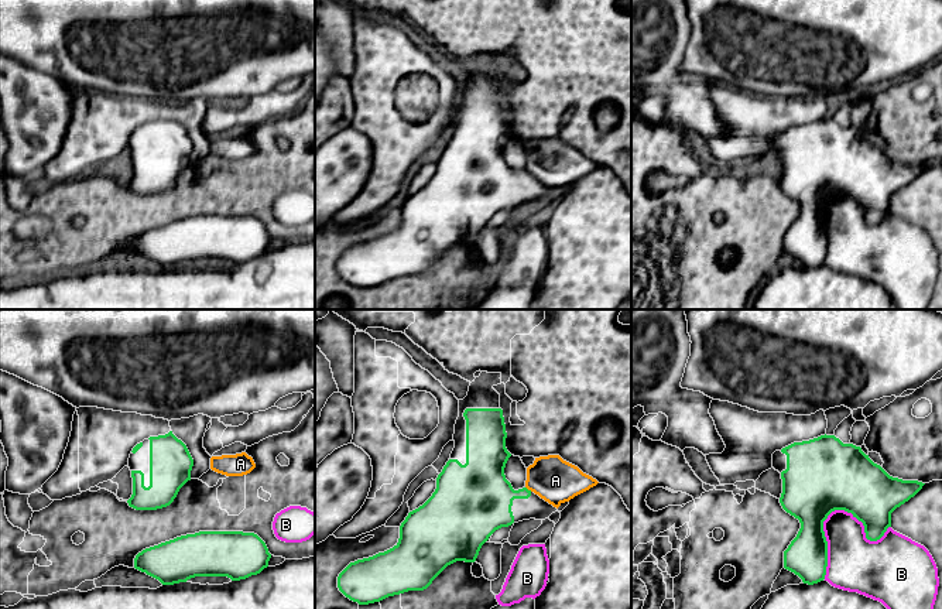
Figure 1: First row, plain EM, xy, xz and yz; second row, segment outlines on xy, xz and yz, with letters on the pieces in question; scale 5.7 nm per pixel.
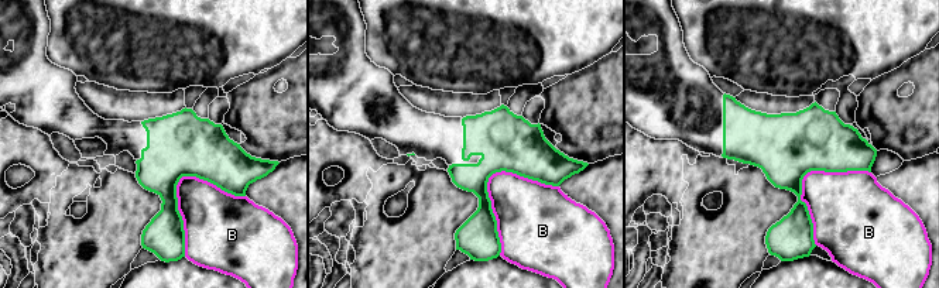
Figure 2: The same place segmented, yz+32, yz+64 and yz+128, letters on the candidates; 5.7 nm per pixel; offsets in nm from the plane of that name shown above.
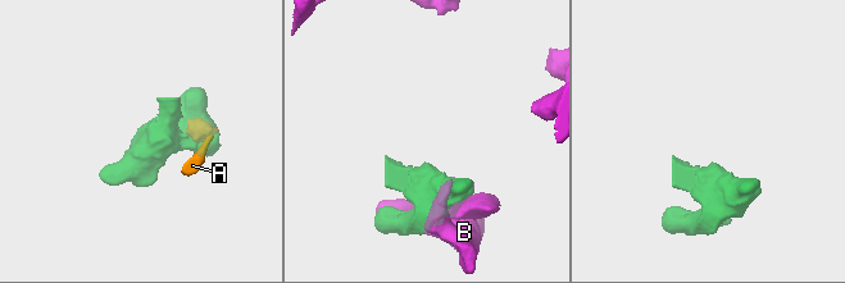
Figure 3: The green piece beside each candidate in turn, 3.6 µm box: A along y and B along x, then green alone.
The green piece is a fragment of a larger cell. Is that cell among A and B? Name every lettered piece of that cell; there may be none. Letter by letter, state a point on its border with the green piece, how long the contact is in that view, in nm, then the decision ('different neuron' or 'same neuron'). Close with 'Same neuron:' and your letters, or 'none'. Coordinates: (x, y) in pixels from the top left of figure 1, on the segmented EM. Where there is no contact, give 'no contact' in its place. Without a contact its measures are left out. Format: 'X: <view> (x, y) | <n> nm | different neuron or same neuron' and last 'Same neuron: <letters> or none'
A: xz (527, 489) | 50 nm | different neuron
B: yz (833, 510) | 480 nm | different neuron
Same neuron: none

